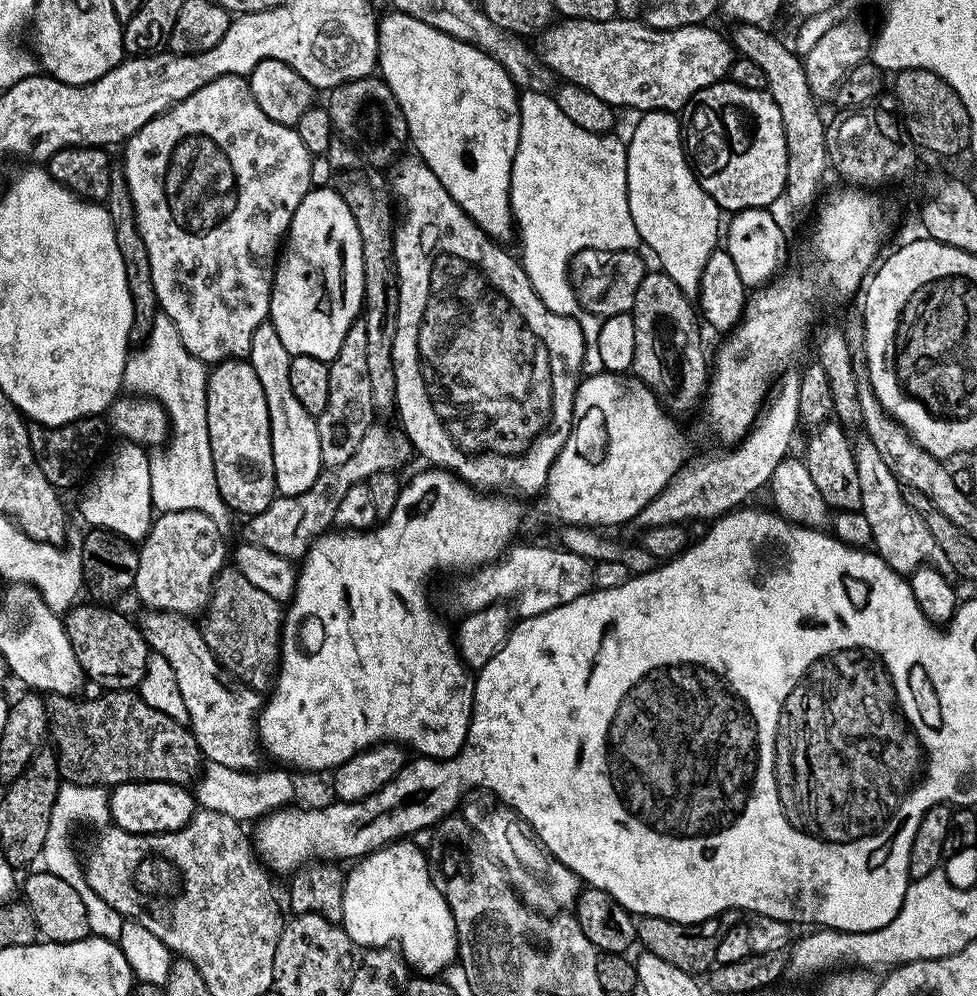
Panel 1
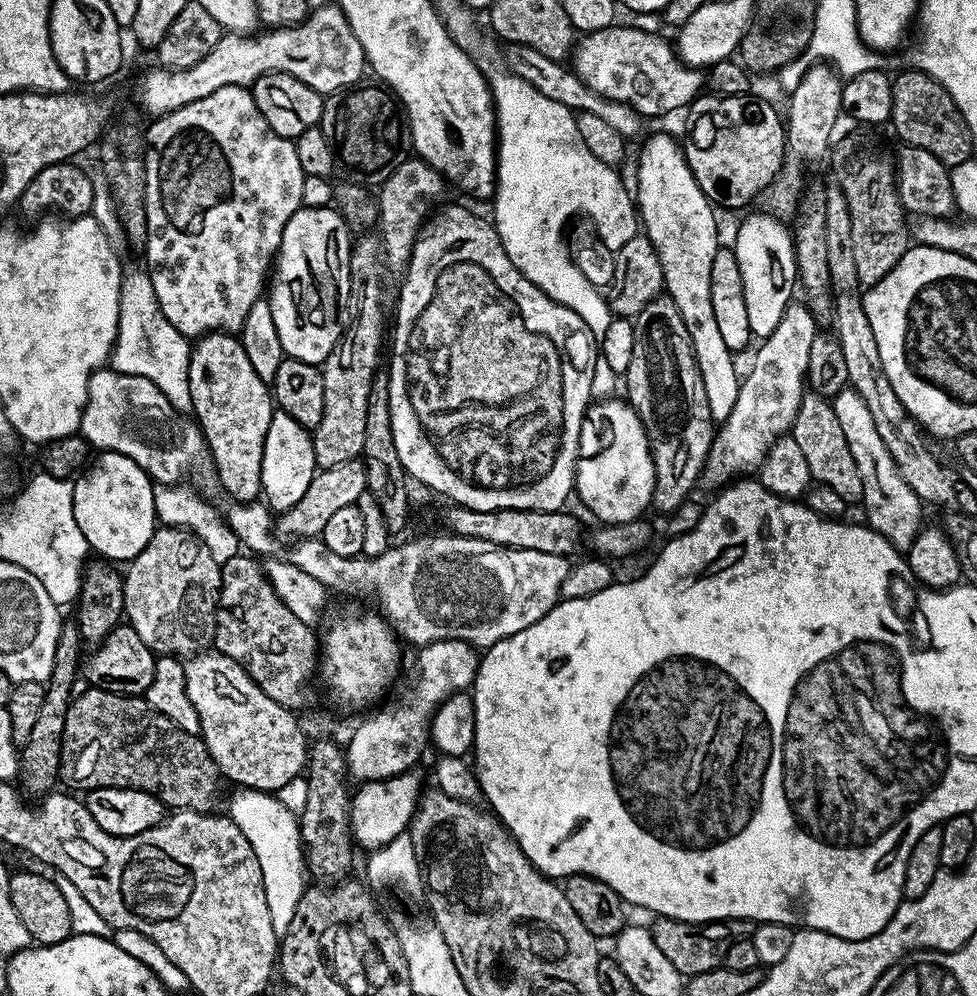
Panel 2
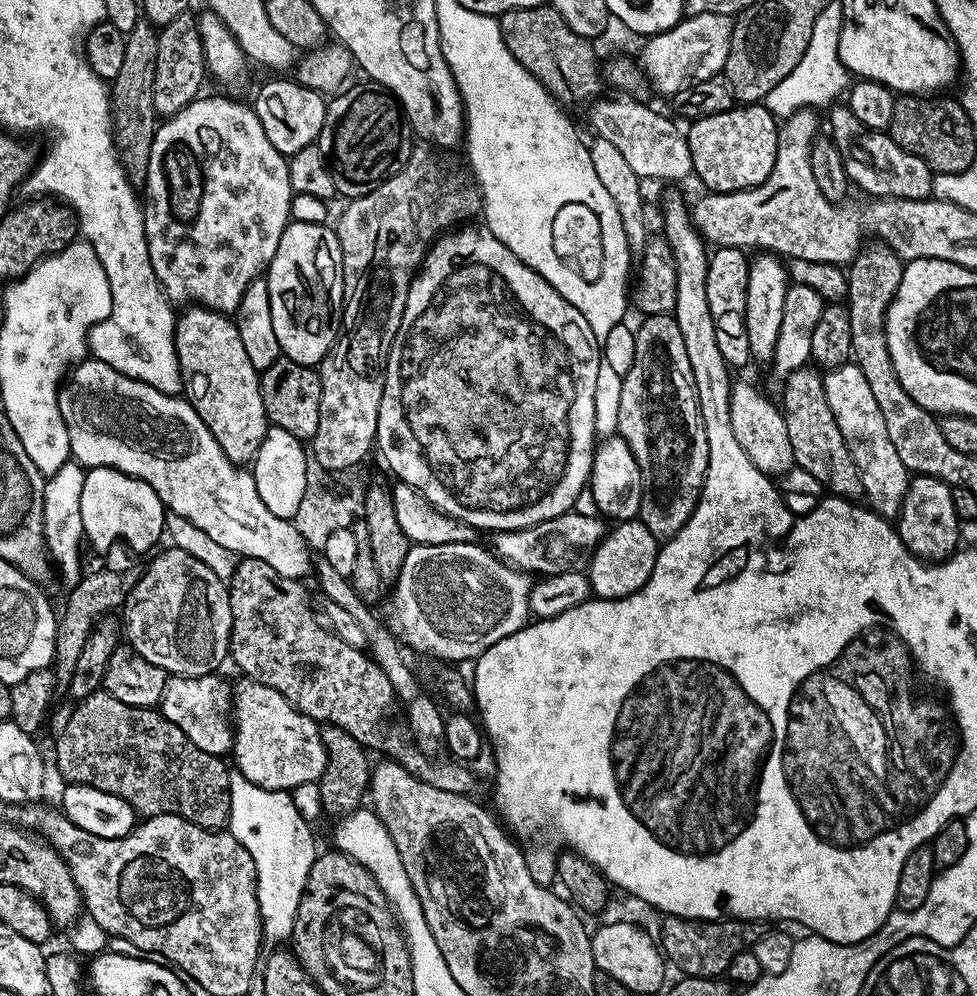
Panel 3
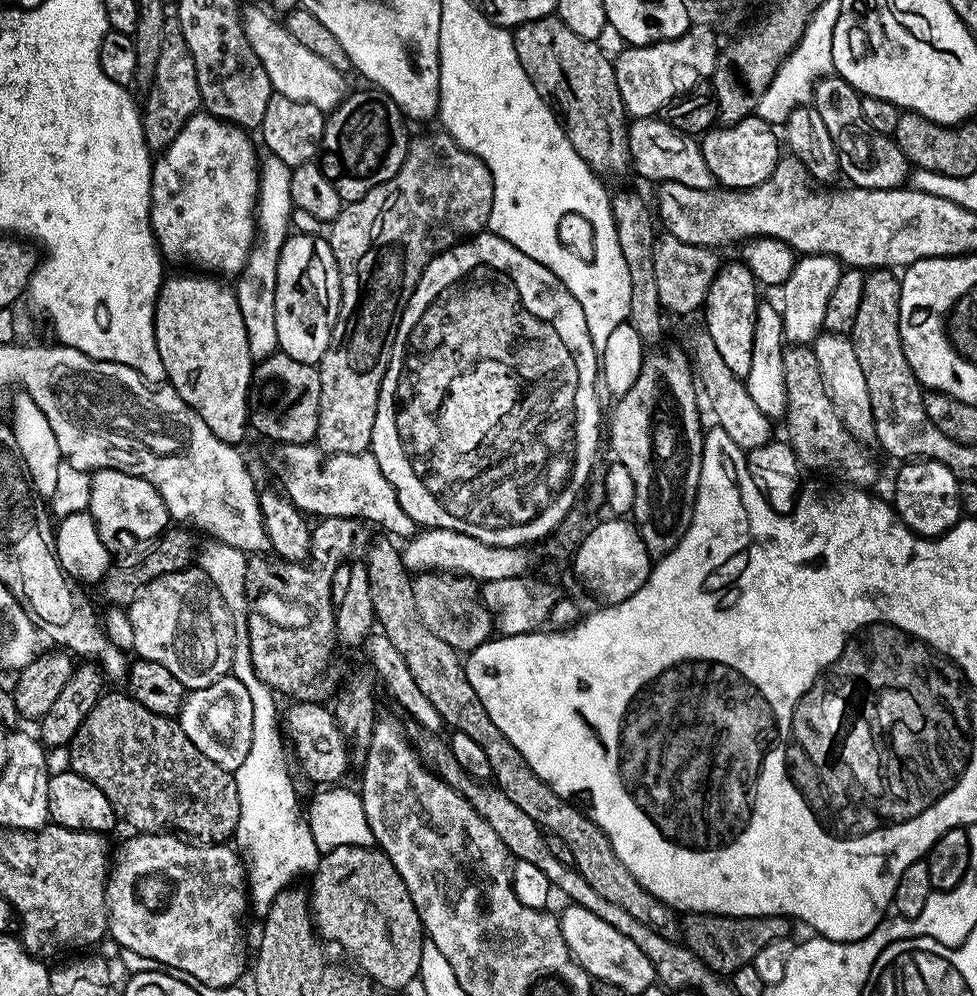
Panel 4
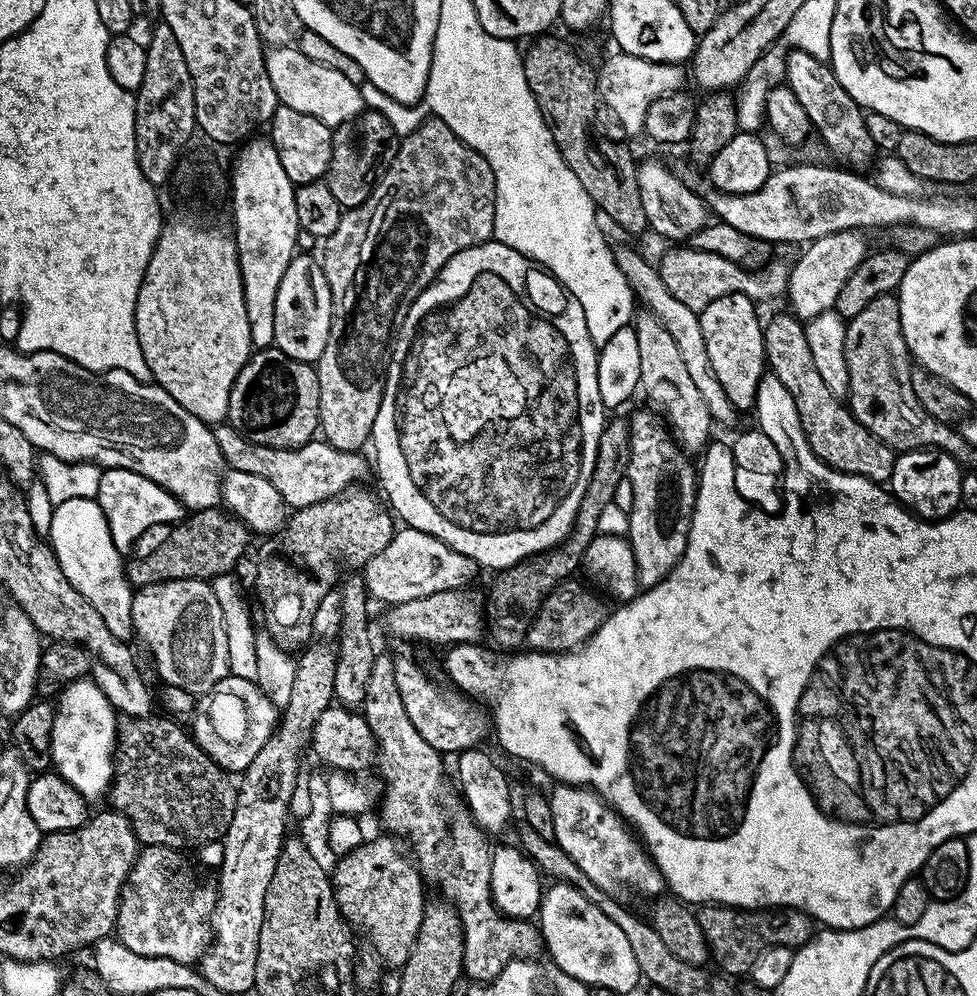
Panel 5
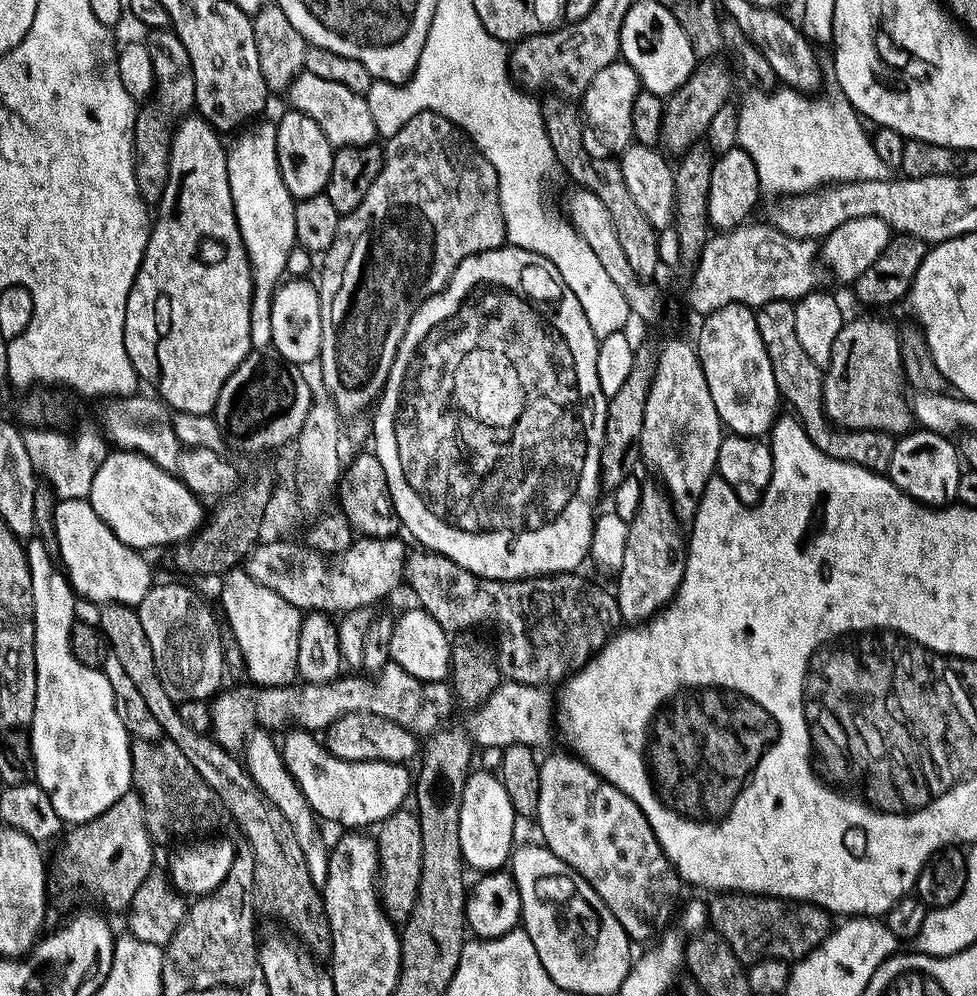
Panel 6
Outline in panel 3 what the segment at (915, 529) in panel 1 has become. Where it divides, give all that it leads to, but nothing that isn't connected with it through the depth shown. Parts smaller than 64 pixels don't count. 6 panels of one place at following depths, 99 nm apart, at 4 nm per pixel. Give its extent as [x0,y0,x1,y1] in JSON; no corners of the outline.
[823,362,910,518]

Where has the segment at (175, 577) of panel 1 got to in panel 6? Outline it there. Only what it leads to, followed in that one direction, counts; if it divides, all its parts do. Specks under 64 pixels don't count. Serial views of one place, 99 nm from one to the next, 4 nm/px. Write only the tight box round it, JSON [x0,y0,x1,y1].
[138,582,226,702]

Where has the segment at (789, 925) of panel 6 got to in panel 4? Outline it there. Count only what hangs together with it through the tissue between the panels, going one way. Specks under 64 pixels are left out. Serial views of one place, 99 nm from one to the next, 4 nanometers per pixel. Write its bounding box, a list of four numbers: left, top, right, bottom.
[680,912,789,978]

